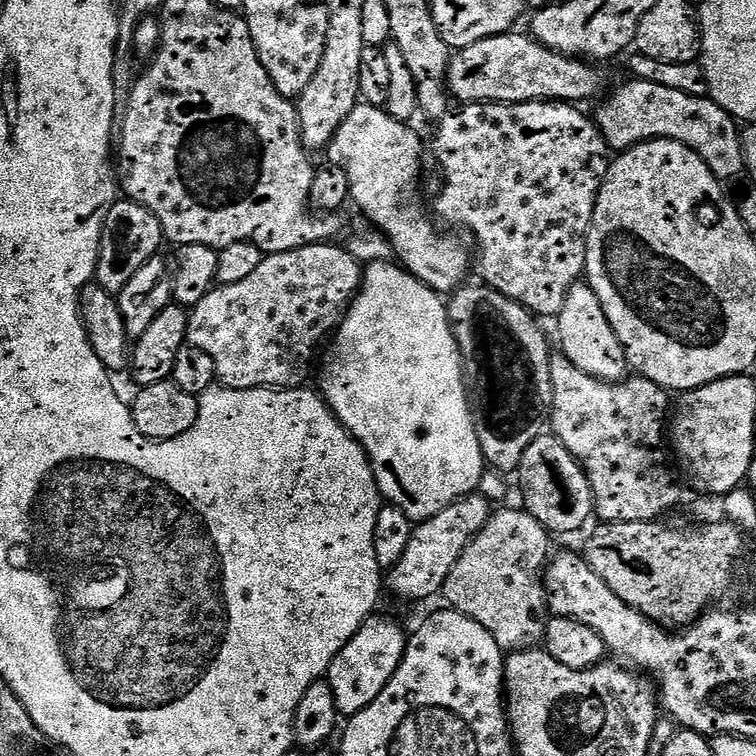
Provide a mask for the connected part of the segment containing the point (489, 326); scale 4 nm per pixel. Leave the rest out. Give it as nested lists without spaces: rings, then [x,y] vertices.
[[[470,284],[451,293],[448,321],[460,347],[484,463],[501,474],[515,473],[530,442],[545,435],[552,414],[550,366],[554,352],[548,349],[548,340],[533,313],[498,290]]]

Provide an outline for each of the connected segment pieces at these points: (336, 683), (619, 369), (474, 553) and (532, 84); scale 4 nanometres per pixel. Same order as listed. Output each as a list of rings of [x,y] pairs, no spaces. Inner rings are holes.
[[[380,615],[369,616],[367,622],[358,630],[358,634],[354,634],[354,638],[350,638],[346,646],[342,646],[342,650],[328,667],[326,679],[330,690],[334,690],[336,711],[341,717],[351,718],[366,706],[370,706],[370,702],[374,702],[374,698],[382,694],[390,678],[394,678],[404,657],[404,647],[408,645],[406,632],[394,621]]]
[[[587,282],[573,286],[554,324],[560,331],[559,351],[570,362],[574,362],[578,370],[609,382],[619,382],[629,375],[630,365],[622,342],[618,342],[618,334],[614,334],[606,318],[606,310],[602,310],[602,302],[598,302],[598,294],[594,294]]]
[[[516,508],[493,511],[486,526],[482,526],[482,530],[468,543],[466,550],[462,550],[462,558],[454,562],[454,570],[450,570],[442,593],[443,599],[448,599],[449,609],[466,614],[466,618],[474,618],[478,626],[490,630],[490,638],[498,642],[505,654],[537,647],[544,639],[544,631],[550,619],[548,593],[544,590],[542,573],[553,551],[553,537],[531,514]]]
[[[511,30],[498,36],[482,38],[472,46],[457,51],[448,62],[447,85],[451,99],[465,104],[525,104],[535,100],[553,102],[580,102],[592,100],[604,88],[604,76],[595,63],[575,56],[565,56],[539,44],[531,35]]]

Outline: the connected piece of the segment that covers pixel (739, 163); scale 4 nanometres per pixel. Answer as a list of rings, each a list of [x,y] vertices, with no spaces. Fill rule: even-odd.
[[[635,78],[629,81],[629,84],[622,85],[597,112],[594,112],[596,125],[600,127],[600,133],[604,135],[604,140],[613,153],[625,152],[627,148],[632,148],[635,144],[642,144],[646,140],[673,140],[682,142],[682,146],[694,150],[694,154],[698,154],[698,158],[706,162],[706,166],[721,182],[732,180],[735,176],[745,175],[744,151],[740,141],[742,132],[735,116],[722,110],[722,106],[718,106],[708,96],[682,94],[682,90],[670,90],[670,86],[658,86],[654,82]]]

